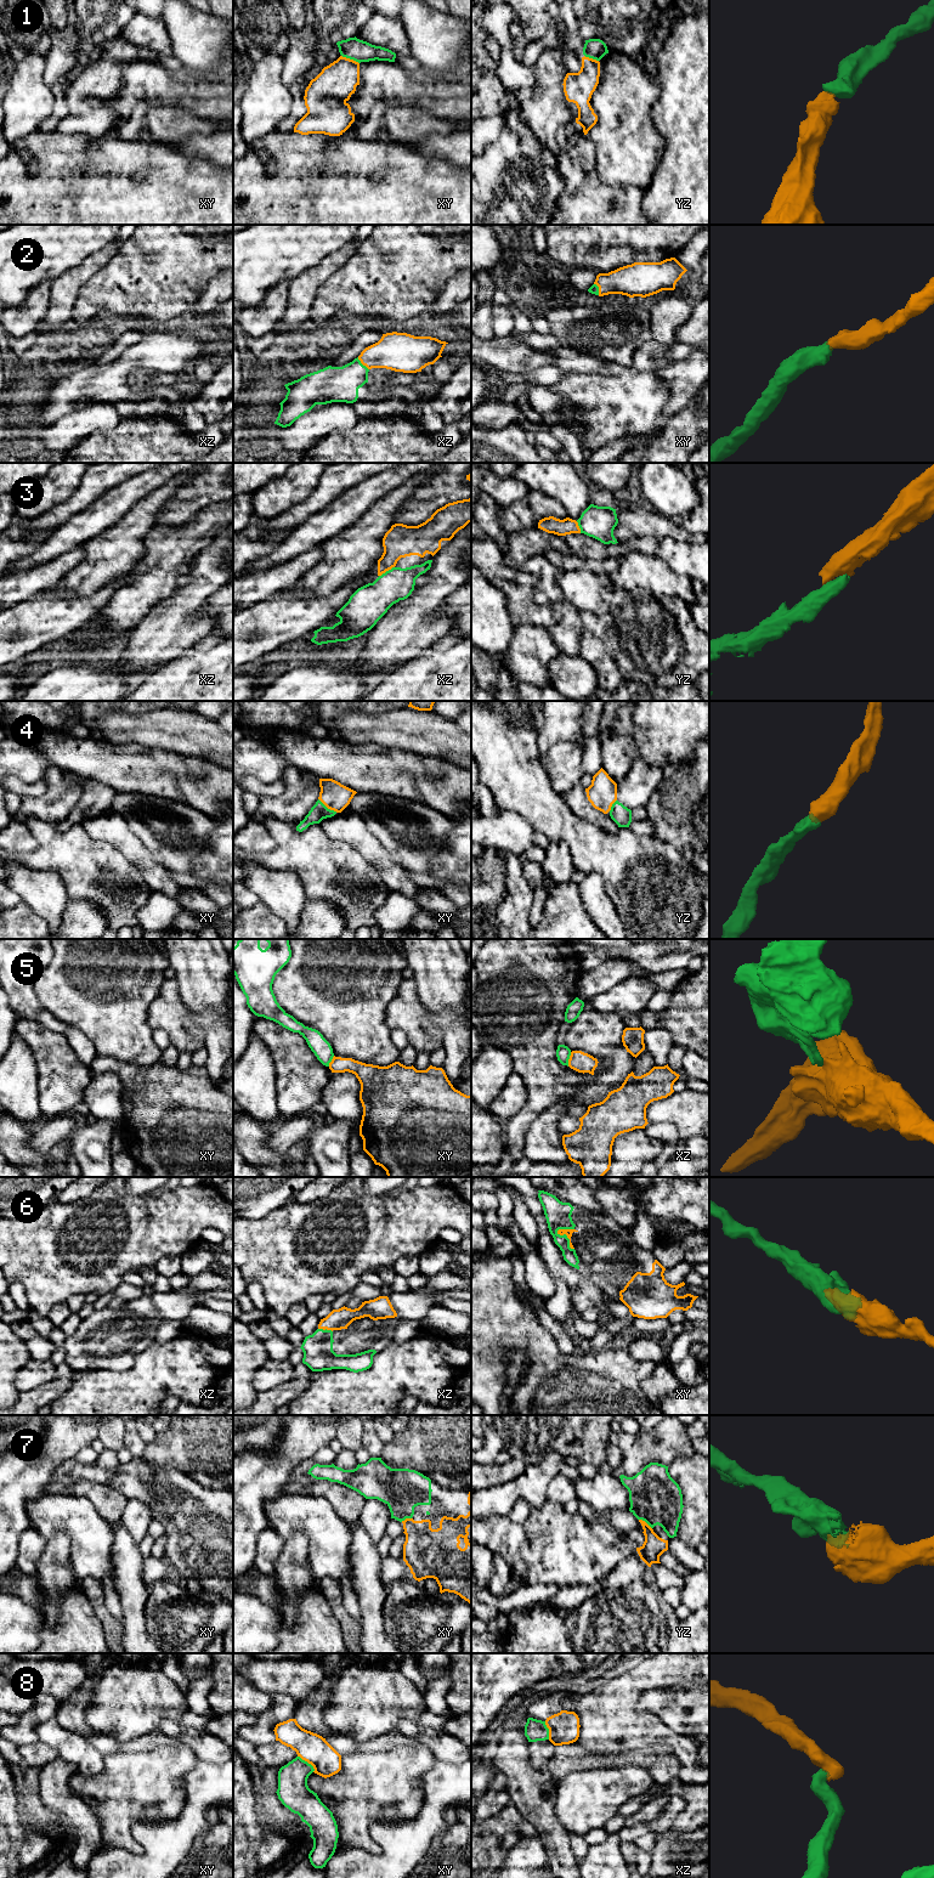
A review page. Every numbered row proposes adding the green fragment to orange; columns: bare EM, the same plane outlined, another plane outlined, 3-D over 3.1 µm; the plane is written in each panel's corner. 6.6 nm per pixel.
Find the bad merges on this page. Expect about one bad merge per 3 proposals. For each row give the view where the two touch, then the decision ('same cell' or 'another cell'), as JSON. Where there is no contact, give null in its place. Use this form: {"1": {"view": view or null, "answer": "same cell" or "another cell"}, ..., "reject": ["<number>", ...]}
{"1": {"view": "xy", "answer": "same cell"}, "2": {"view": "xz", "answer": "same cell"}, "3": {"view": "xz", "answer": "same cell"}, "4": {"view": "xy", "answer": "same cell"}, "5": {"view": "xz", "answer": "another cell"}, "6": {"view": "xy", "answer": "same cell"}, "7": {"view": "yz", "answer": "same cell"}, "8": {"view": "xy", "answer": "another cell"}, "reject": ["5", "8"]}

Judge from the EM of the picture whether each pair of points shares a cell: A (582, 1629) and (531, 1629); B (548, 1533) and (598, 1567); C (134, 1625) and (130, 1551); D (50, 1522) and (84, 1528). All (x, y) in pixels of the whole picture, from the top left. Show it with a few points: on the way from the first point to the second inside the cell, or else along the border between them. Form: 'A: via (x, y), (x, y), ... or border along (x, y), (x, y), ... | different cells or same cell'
A: border along (575, 1610), (566, 1618), (566, 1628), (571, 1640) | different cells
B: via (560, 1545), (565, 1550), (577, 1553), (586, 1561) | same cell
C: via (134, 1607), (130, 1570) | same cell
D: via (58, 1522), (75, 1522) | same cell

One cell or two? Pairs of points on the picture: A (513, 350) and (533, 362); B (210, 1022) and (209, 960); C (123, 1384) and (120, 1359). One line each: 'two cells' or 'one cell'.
A: one cell
B: one cell
C: two cells

